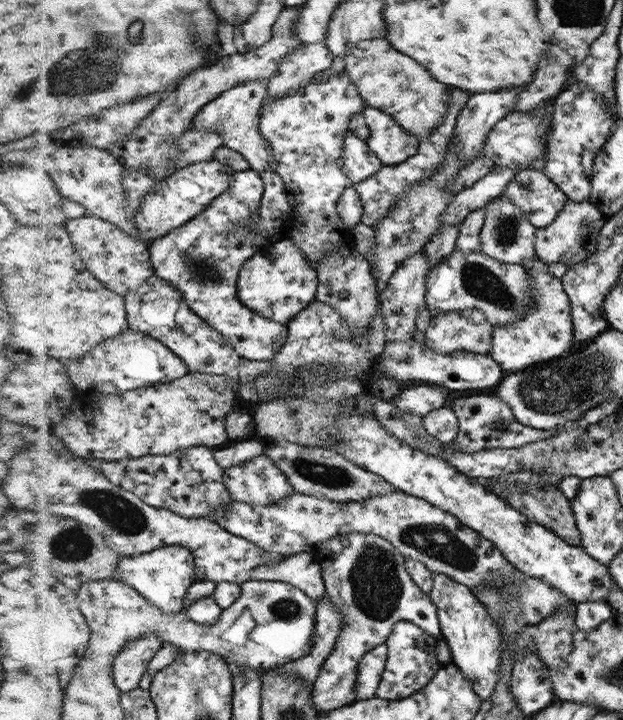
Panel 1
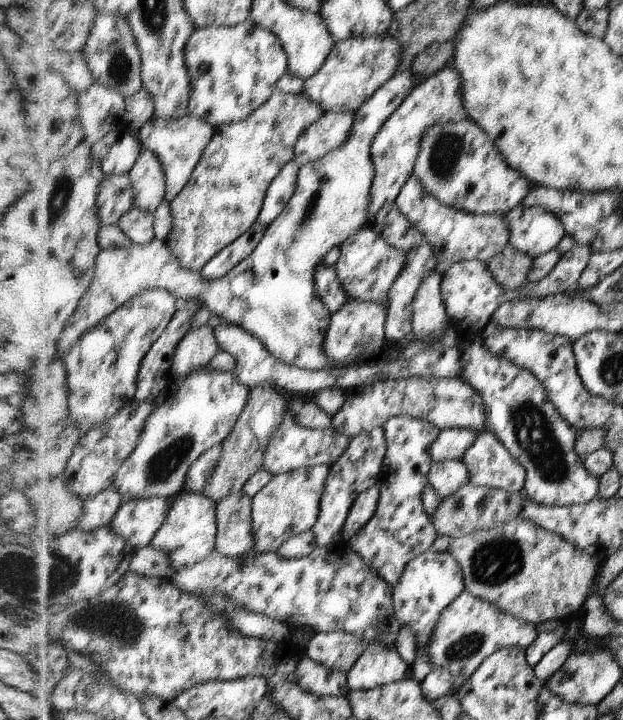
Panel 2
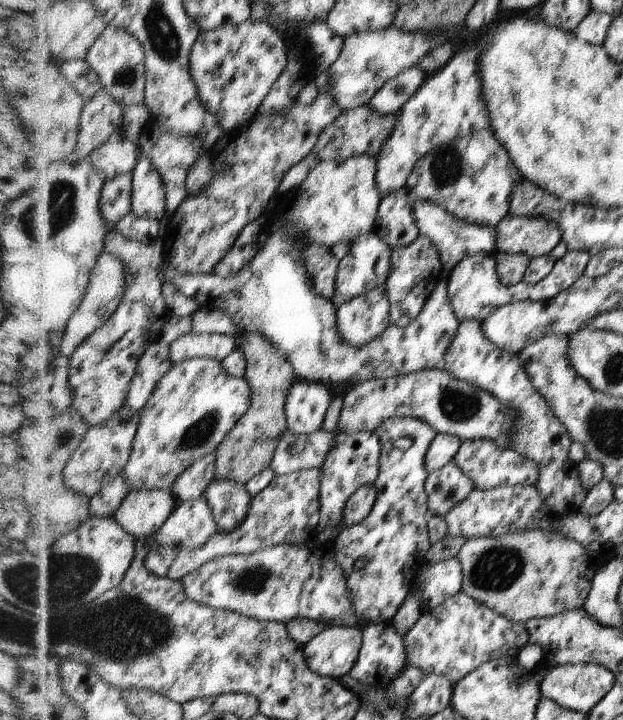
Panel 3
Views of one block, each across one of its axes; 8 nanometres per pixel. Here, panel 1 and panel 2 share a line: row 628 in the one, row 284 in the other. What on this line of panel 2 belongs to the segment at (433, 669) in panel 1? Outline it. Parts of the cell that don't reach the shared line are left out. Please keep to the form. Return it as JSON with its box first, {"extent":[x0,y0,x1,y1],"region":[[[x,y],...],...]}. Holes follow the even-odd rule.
{"extent":[385,240,436,342],"region":[[[424,240],[416,248],[409,250],[408,256],[405,258],[405,268],[389,290],[387,298],[388,320],[385,322],[386,338],[402,342],[404,336],[413,330],[411,309],[413,298],[416,296],[424,277],[434,272],[436,263],[433,248]]]}

